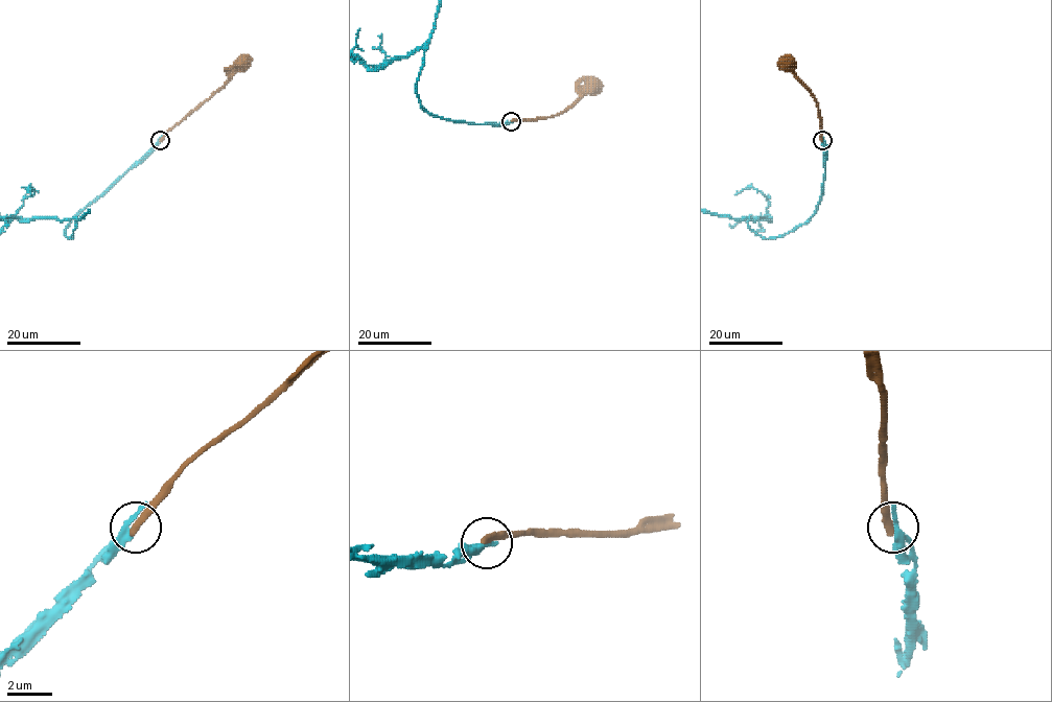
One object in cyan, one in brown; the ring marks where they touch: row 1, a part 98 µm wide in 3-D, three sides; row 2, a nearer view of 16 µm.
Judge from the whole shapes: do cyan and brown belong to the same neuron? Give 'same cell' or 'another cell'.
same cell

